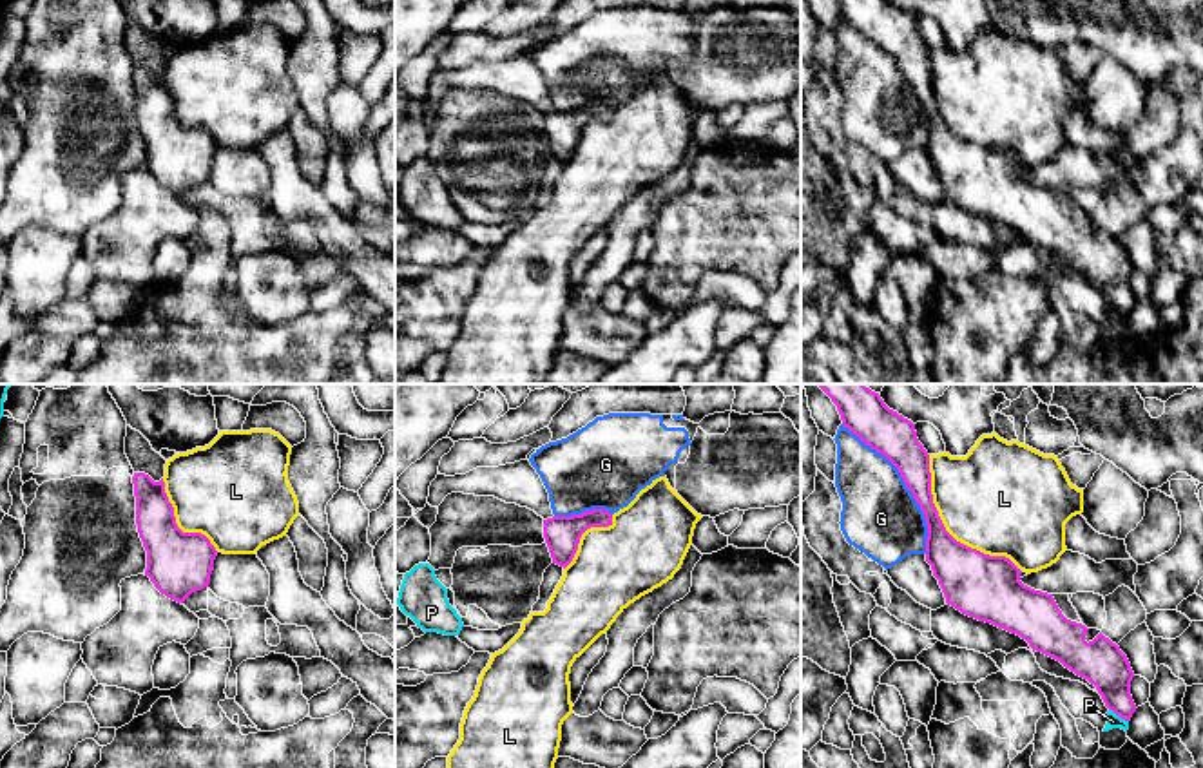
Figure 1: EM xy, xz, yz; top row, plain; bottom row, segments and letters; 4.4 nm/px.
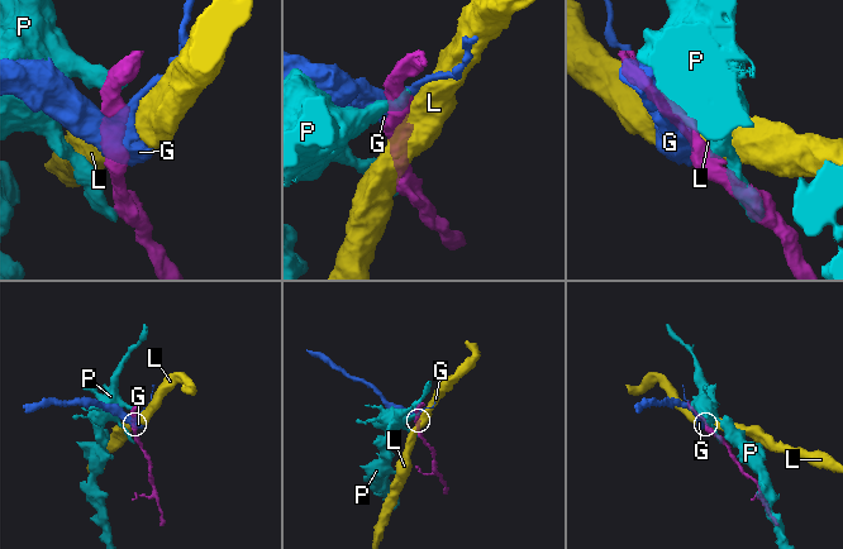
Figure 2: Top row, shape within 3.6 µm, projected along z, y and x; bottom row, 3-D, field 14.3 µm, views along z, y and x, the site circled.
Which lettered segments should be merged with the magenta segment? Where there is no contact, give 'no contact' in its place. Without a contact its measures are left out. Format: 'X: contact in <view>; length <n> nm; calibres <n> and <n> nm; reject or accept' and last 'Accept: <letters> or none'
G: contact in yz; length 700 nm; calibres 200 and 340 nm; reject
L: contact in yz; length 650 nm; calibres 260 and 460 nm; reject
P: contact in yz; length 110 nm; calibres 200 and 60 nm; reject
Accept: none

